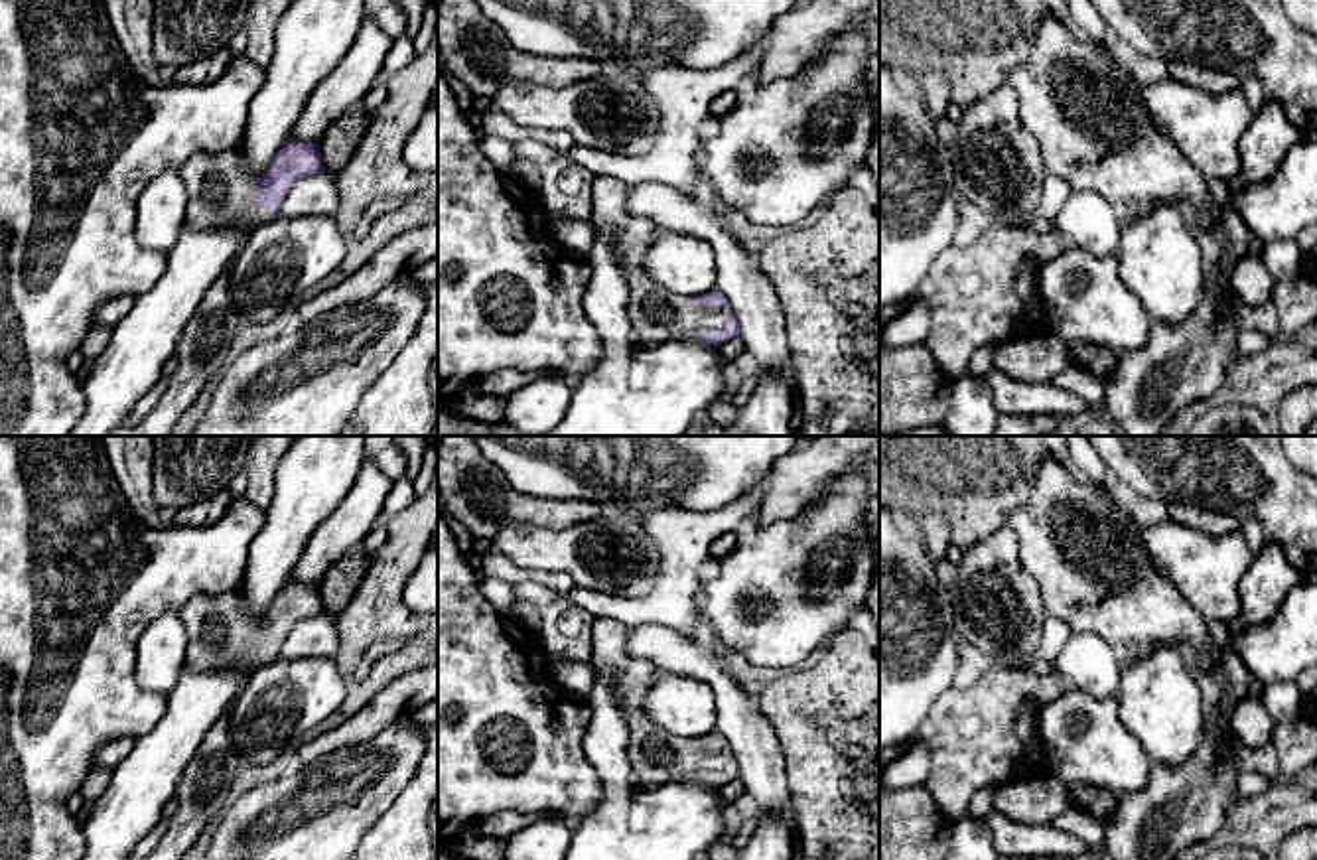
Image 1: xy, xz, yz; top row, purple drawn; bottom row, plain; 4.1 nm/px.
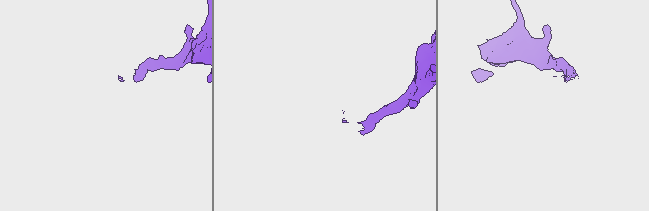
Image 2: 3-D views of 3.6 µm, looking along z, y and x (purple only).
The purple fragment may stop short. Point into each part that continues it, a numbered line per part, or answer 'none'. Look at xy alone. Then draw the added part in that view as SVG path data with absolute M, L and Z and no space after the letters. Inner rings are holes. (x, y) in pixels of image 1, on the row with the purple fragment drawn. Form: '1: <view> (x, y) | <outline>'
1: xy (219, 188) | M239 152L193 154L177 174L187 191L187 221L197 231L239 223L252 233L274 219L252 203L256 179Z

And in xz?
1: xz (659, 316) | M613 176L591 181L591 221L605 233L629 284L627 314L641 347L672 341L700 343L724 329L726 308L698 304L655 284L645 270L645 256L660 229L647 217L629 213L629 185Z

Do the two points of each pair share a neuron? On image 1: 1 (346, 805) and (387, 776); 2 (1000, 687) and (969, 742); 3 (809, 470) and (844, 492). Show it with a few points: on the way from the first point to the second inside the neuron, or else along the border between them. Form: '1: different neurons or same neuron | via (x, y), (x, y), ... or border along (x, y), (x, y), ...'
1: same neuron | via (355, 795), (377, 776)
2: same neuron | via (994, 701), (974, 728)
3: different neurons | border along (858, 468), (838, 476), (797, 515)

